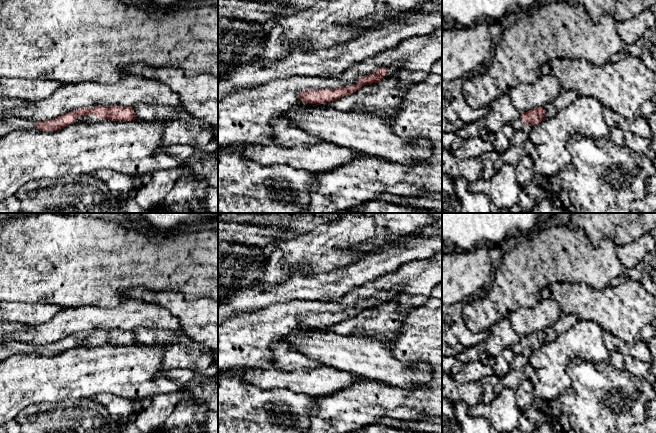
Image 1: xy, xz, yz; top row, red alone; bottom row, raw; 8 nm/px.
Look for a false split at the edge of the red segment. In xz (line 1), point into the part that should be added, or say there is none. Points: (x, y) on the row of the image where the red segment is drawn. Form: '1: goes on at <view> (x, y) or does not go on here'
1: does not go on here

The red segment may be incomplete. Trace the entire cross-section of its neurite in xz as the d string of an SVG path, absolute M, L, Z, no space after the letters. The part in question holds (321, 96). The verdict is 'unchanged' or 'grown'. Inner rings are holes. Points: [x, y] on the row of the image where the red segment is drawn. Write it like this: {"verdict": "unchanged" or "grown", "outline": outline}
{"verdict": "unchanged", "outline": "M380 68L365 77L359 78L357 83L351 86L336 89L305 90L299 93L299 97L303 103L325 104L352 94L364 85L379 83L386 73L387 69Z"}

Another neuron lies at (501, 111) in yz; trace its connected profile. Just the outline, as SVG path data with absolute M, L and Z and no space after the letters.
M502 93L492 101L487 113L480 121L480 126L493 134L499 131L505 124L510 124L519 119L521 112L511 102L508 94Z

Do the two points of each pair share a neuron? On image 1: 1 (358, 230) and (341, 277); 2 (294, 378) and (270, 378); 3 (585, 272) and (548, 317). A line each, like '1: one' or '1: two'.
1: two
2: one
3: two

